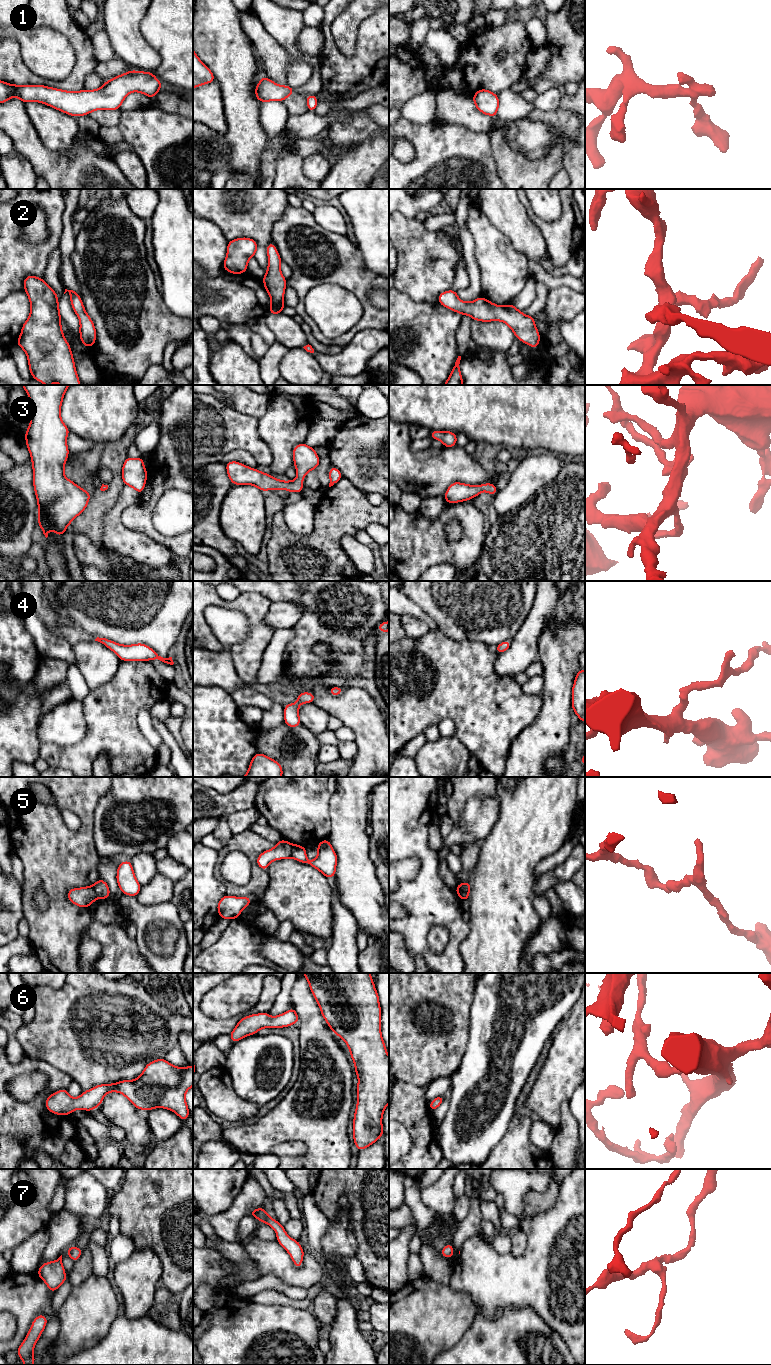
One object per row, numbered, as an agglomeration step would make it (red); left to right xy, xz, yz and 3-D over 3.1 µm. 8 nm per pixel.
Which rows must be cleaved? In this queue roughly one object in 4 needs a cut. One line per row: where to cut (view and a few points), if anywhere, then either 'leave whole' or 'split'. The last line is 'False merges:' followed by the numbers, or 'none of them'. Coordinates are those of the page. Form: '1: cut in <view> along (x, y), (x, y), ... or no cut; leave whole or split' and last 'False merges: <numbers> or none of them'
1: no cut; leave whole
2: no cut; leave whole
3: no cut; leave whole
4: no cut; leave whole
5: cut in xy along (91, 886), (98, 897); split
6: no cut; leave whole
7: no cut; leave whole
False merges: 5

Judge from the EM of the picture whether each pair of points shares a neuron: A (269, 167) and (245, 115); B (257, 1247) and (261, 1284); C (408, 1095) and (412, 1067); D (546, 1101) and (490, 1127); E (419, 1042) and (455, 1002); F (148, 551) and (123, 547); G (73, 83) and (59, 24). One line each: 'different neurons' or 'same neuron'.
A: different neurons
B: different neurons
C: different neurons
D: different neurons
E: same neuron
F: same neuron
G: same neuron

